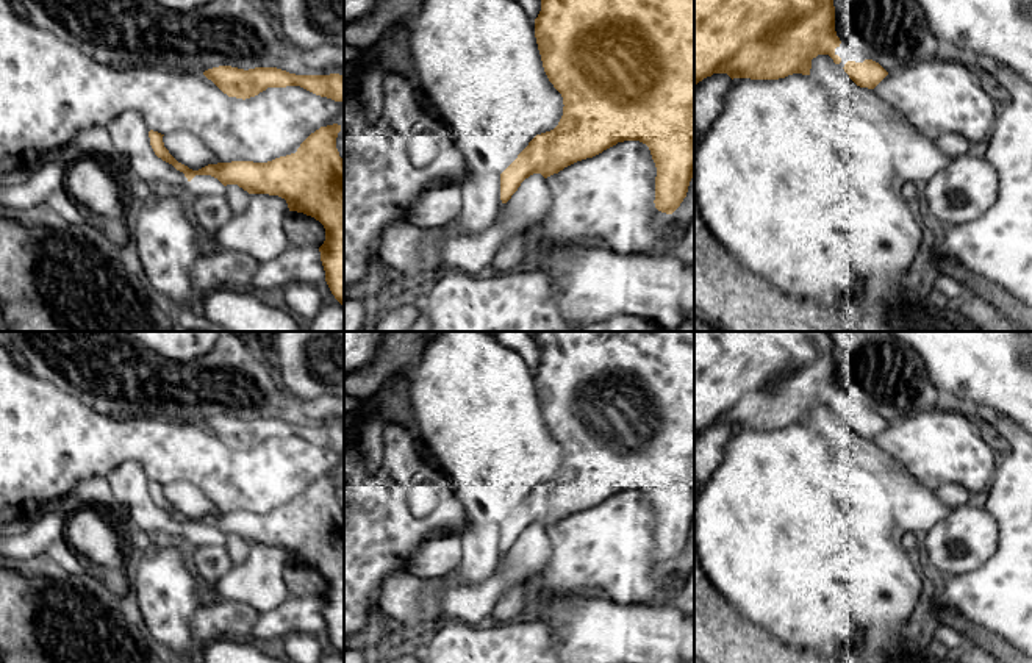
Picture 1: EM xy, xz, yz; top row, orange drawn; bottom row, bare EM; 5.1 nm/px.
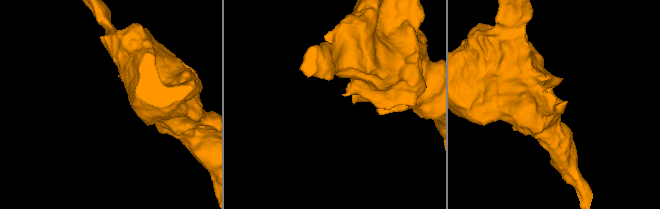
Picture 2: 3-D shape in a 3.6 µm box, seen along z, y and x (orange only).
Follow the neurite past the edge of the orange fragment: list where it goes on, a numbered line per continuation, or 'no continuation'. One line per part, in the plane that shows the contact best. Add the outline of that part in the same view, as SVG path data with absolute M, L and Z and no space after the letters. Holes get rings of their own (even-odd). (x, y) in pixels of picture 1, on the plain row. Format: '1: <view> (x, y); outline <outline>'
no continuation

